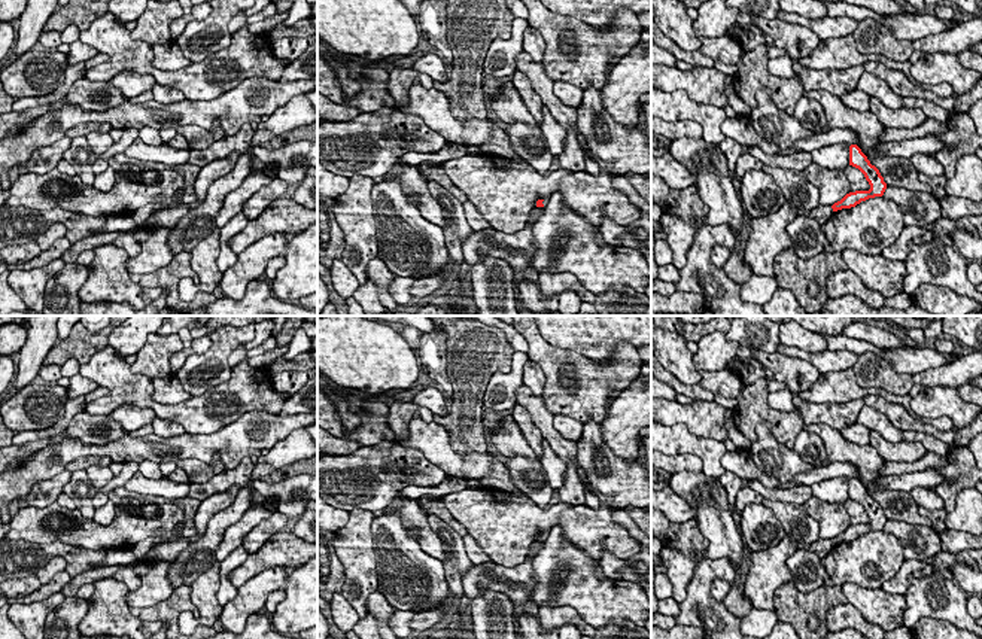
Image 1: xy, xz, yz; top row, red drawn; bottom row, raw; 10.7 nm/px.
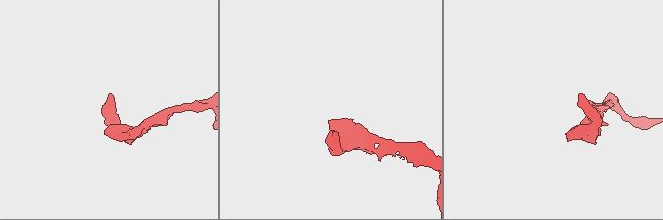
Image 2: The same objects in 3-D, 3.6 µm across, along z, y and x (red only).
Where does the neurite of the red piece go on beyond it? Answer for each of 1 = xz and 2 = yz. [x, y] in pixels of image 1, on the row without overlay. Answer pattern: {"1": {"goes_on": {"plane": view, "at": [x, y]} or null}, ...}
{"1": {"goes_on": null}, "2": {"goes_on": {"plane": "yz", "at": [821, 547]}}}

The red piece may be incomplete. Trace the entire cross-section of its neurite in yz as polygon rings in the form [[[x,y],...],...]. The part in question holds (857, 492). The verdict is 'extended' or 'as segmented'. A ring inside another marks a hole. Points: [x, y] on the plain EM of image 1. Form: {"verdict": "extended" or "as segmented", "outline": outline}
{"verdict": "extended", "outline": [[[857,478],[849,480],[849,499],[858,502],[864,508],[866,514],[870,518],[870,523],[849,526],[833,539],[820,538],[815,542],[812,542],[808,547],[808,550],[817,553],[820,559],[824,559],[837,544],[851,542],[860,538],[861,535],[884,529],[887,523],[884,511],[881,509],[879,503],[870,497],[867,490],[861,486],[861,483]]]}

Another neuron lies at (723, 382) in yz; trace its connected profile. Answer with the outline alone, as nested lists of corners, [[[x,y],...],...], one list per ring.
[[[700,369],[702,380],[699,386],[714,395],[723,395],[727,399],[738,398],[742,392],[742,383],[729,369],[708,371]]]

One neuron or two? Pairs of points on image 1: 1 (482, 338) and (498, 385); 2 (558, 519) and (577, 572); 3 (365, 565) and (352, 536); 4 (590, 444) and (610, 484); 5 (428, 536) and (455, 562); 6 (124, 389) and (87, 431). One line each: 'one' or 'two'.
1: two
2: two
3: one
4: one
5: two
6: two

